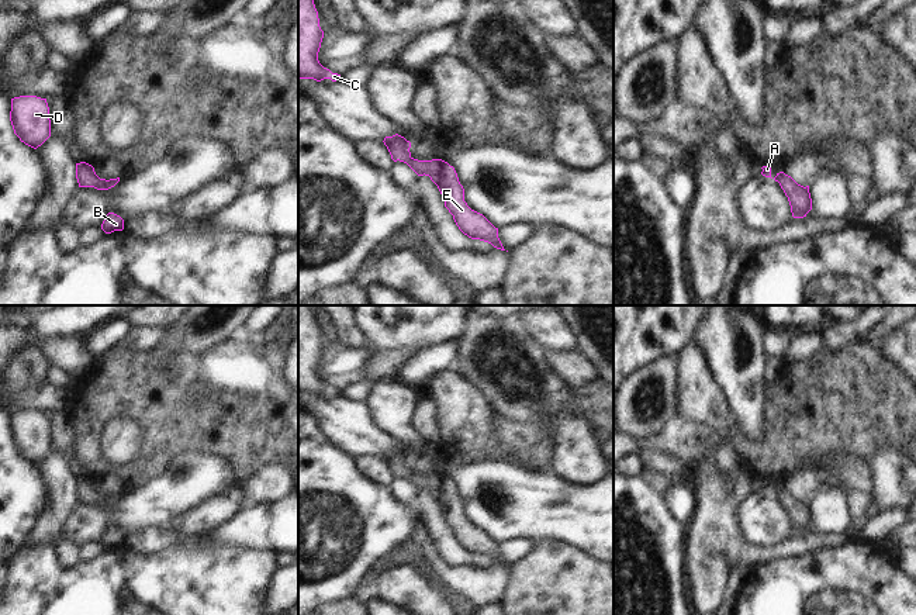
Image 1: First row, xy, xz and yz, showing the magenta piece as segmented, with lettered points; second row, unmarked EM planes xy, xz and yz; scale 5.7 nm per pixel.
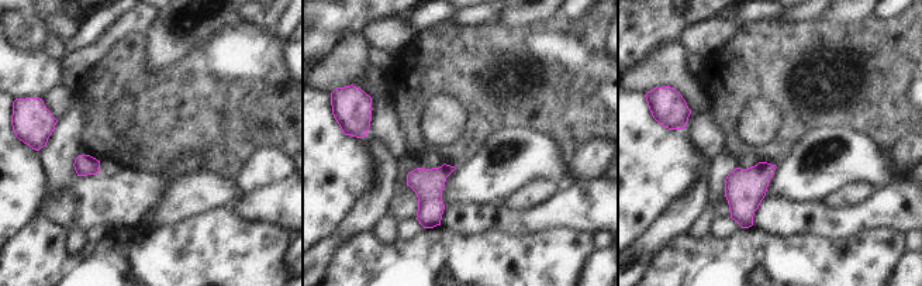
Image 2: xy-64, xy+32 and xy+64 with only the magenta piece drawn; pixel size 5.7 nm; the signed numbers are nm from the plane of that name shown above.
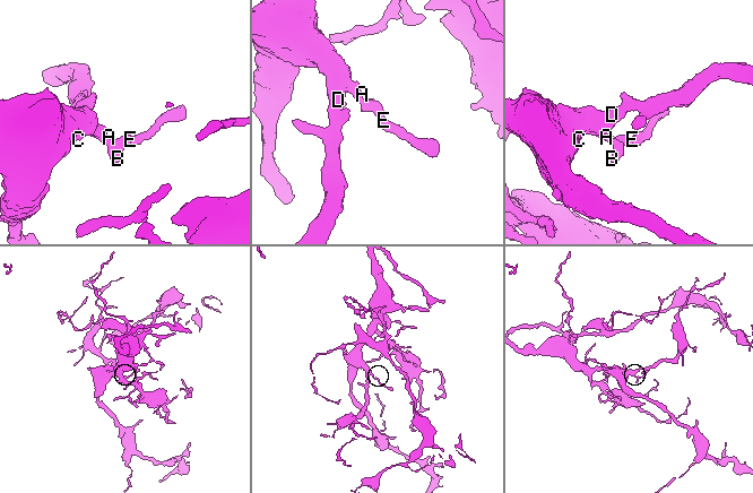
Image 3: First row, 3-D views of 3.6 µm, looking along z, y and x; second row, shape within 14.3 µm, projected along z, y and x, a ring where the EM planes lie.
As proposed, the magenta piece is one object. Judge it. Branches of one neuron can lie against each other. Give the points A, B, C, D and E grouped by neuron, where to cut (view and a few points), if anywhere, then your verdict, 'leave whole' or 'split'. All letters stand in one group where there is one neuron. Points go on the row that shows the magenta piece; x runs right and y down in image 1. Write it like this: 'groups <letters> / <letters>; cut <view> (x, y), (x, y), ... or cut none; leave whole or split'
groups A B C D E; cut none; leave whole

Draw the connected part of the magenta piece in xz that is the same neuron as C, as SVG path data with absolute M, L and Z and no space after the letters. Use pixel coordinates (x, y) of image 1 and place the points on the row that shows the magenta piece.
M298 0L298 79L336 82L341 75L332 73L318 61L318 52L324 38L319 27L318 11L314 0Z

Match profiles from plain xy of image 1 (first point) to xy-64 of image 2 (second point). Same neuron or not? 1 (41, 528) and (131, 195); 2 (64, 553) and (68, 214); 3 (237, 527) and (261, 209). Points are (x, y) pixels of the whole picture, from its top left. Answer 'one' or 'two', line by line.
1: two
2: two
3: one

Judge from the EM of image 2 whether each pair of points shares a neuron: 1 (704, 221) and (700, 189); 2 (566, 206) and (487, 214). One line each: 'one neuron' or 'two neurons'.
1: two neurons
2: one neuron

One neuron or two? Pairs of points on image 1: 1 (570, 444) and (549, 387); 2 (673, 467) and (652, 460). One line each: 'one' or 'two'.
1: one
2: one

